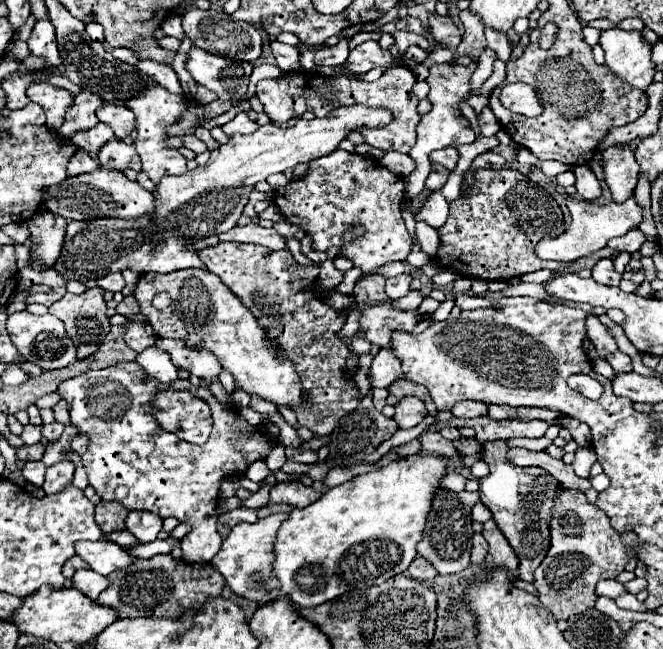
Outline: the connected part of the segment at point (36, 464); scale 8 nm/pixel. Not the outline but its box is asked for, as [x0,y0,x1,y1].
[22,461,46,487]

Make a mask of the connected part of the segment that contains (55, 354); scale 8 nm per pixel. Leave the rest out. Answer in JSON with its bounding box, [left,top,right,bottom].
[6,311,76,371]

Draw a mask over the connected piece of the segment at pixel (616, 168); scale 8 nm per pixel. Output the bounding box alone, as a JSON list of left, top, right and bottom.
[604,143,640,201]

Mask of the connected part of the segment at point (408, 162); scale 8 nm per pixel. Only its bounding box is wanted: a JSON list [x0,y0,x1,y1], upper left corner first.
[382,151,416,177]

